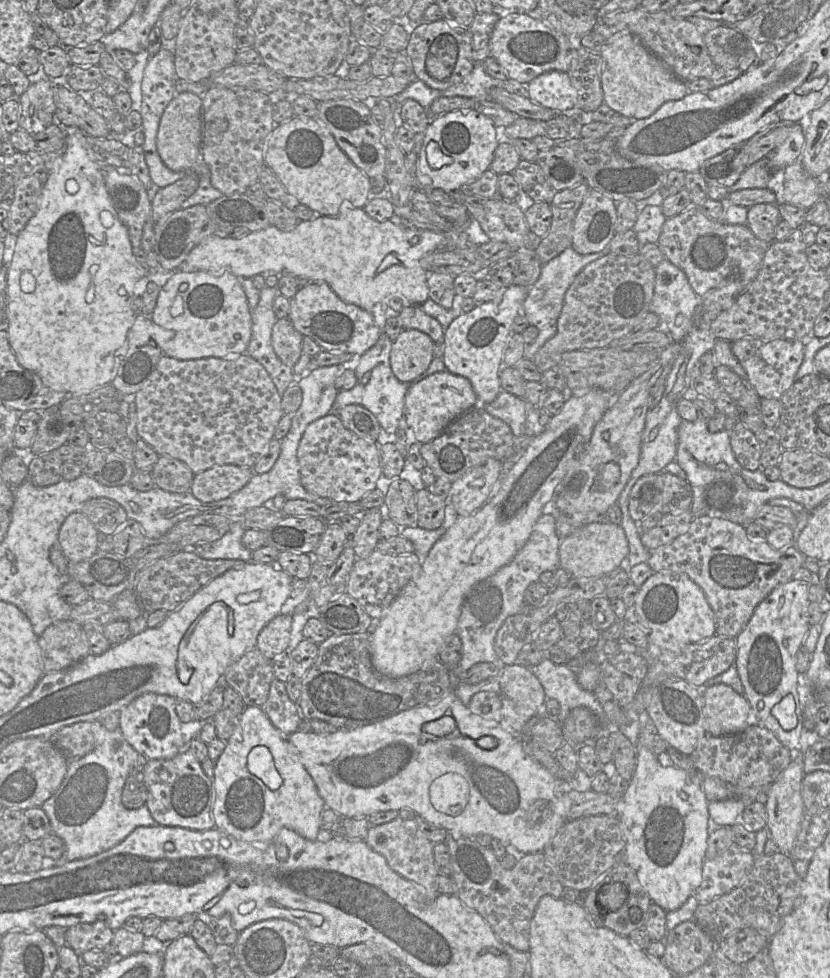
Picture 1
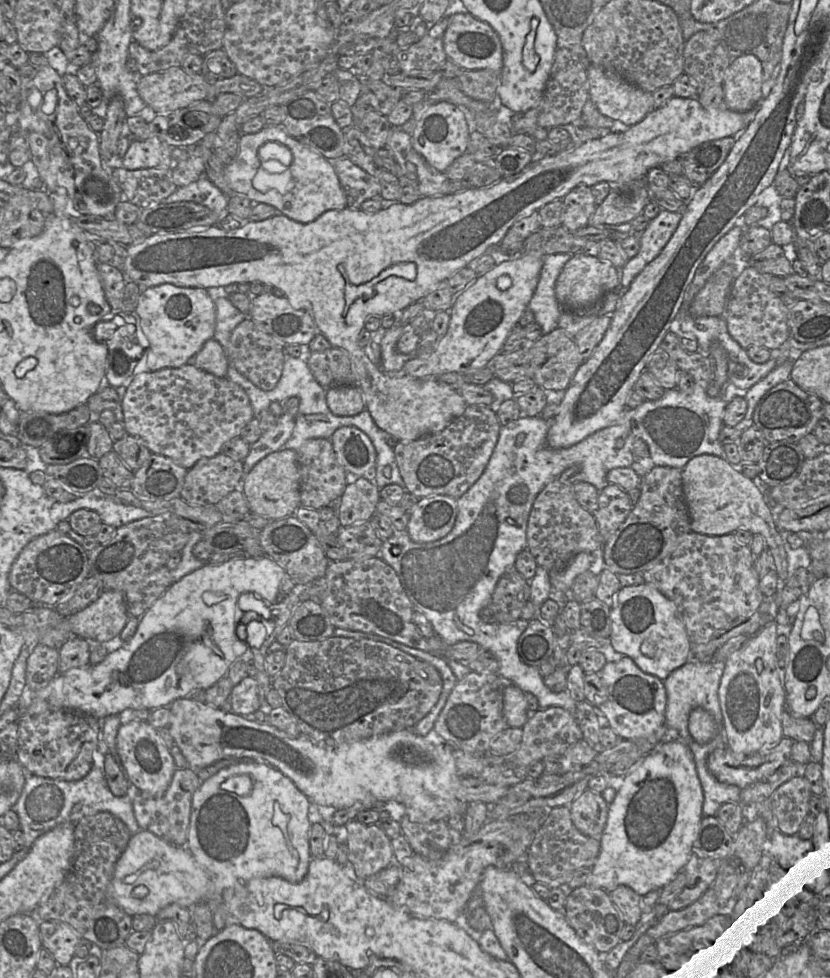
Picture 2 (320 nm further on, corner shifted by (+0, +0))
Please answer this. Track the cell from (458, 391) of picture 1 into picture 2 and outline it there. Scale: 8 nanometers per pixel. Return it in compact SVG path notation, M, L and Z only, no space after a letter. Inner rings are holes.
M672 96L663 105L653 109L643 119L631 126L618 131L610 131L608 134L600 138L582 142L573 149L559 154L535 157L534 160L518 174L508 178L502 178L502 180L491 186L470 188L464 192L456 194L421 197L415 203L410 205L396 202L392 206L381 209L376 213L367 213L362 209L352 209L349 207L346 207L343 210L328 210L310 223L300 223L290 219L284 214L281 214L262 221L248 221L243 226L231 230L225 230L218 225L214 225L211 227L196 226L182 232L156 233L146 236L140 241L127 246L126 257L124 258L122 265L122 272L128 281L135 282L141 288L141 292L149 287L161 284L173 284L178 287L189 288L218 288L233 283L259 282L276 287L282 295L287 298L294 309L305 311L312 316L318 328L318 333L326 337L332 347L342 348L347 351L351 364L353 365L356 386L361 390L366 410L369 411L376 425L381 430L399 439L400 442L411 442L422 436L443 431L451 422L460 417L469 405L467 405L458 390L449 387L448 385L438 381L436 378L417 379L406 374L401 377L390 377L380 366L374 364L366 355L363 347L359 345L359 335L362 330L365 329L365 321L369 316L393 315L397 312L402 312L402 310L417 301L422 301L425 296L440 288L440 285L446 282L450 276L460 269L467 267L472 260L497 247L515 222L530 215L534 211L538 211L542 206L552 200L563 198L563 196L565 196L573 187L578 185L587 185L591 187L600 181L606 181L612 184L645 179L647 171L652 167L659 166L663 162L678 158L680 155L690 151L692 148L702 144L703 142L733 136L738 131L742 129L745 130L749 122L754 118L756 112L757 105L747 112L735 112L724 105L714 108L704 108L696 97L683 98Z

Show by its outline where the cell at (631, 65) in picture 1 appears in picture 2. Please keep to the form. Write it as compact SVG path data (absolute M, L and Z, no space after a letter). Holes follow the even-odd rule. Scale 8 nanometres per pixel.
M587 66L589 96L605 116L631 126L654 109L652 92L644 91L599 66Z

